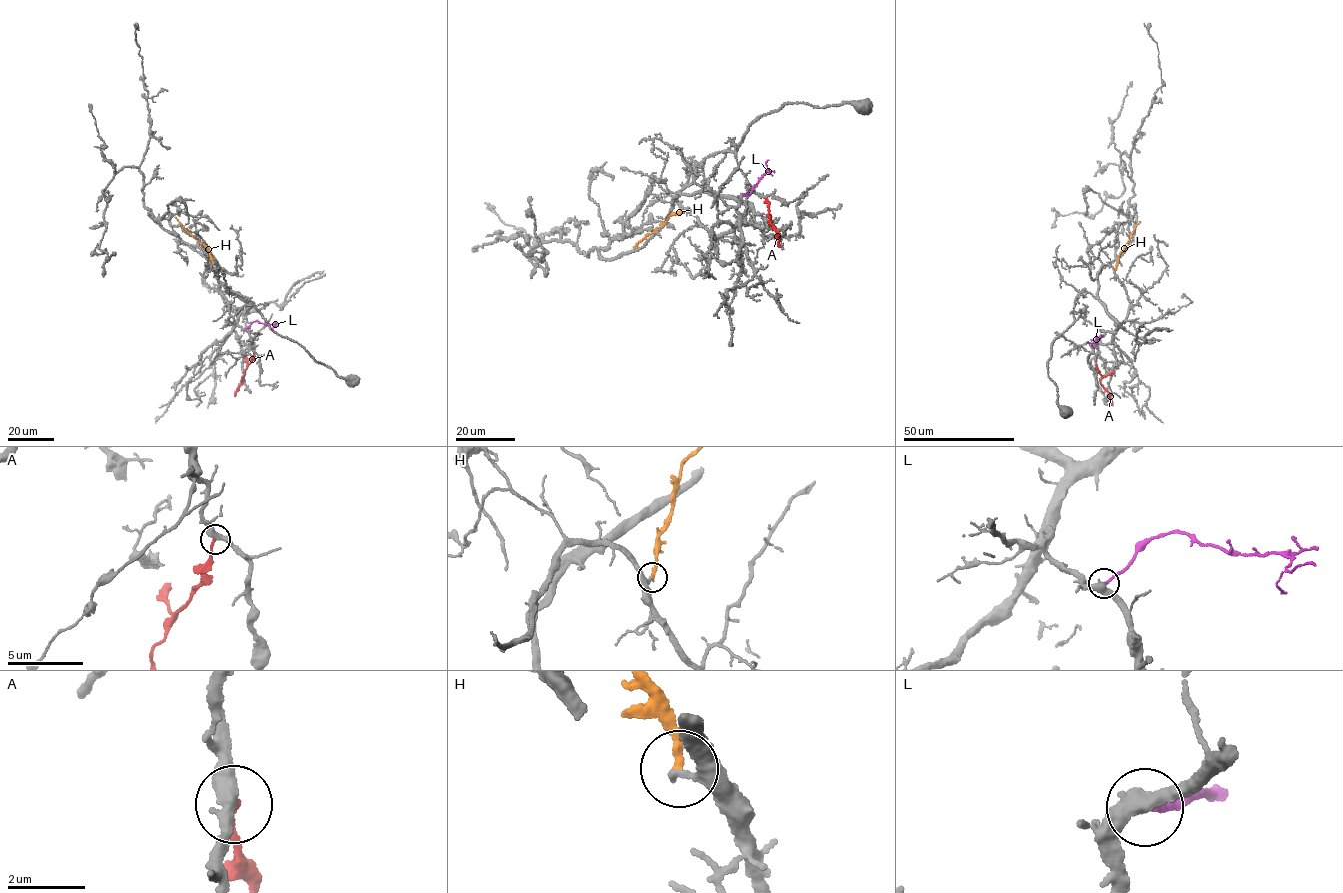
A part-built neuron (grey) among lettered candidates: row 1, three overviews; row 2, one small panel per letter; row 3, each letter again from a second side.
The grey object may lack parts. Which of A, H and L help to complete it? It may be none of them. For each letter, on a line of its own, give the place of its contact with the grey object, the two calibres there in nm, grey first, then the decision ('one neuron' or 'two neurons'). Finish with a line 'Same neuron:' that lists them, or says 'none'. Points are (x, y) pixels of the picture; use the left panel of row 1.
A: contact (254, 353); calibres 400 and 190 nm; two neurons
H: contact (213, 262); calibres 200 and 220 nm; two neurons
L: contact (245, 329); calibres 420 and 170 nm; one neuron
Same neuron: L

